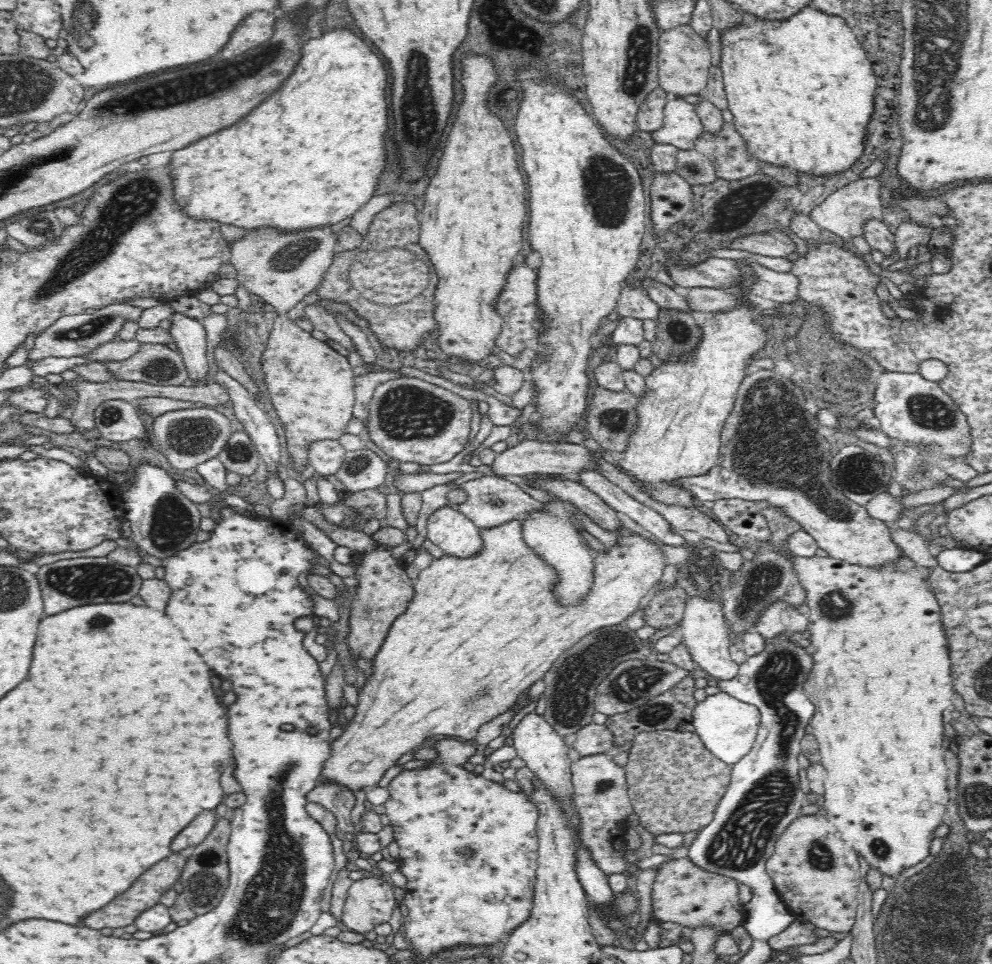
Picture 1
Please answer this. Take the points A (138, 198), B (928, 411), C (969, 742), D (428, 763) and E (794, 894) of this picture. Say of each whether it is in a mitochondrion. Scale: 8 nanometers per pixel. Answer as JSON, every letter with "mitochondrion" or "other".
{"A":"mitochondrion","B":"mitochondrion","C":"other","D":"other","E":"other"}

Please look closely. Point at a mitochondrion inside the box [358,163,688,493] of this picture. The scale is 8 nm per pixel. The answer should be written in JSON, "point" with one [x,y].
{"point":[404,412]}

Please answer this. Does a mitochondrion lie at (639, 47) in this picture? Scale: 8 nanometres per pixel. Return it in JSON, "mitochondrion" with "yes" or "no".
{"mitochondrion":"yes"}

